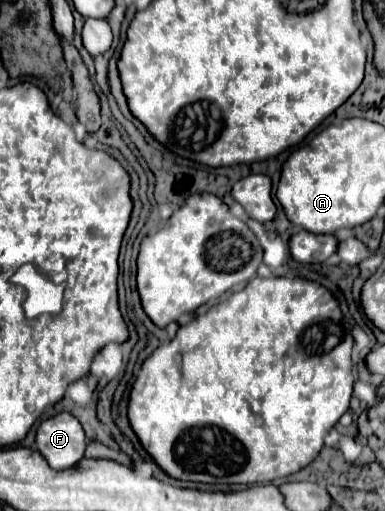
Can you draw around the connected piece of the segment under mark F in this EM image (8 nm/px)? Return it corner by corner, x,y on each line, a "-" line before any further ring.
67,411
45,419
37,427
35,447
53,469
73,467
77,461
83,459
85,445
87,443
81,423

